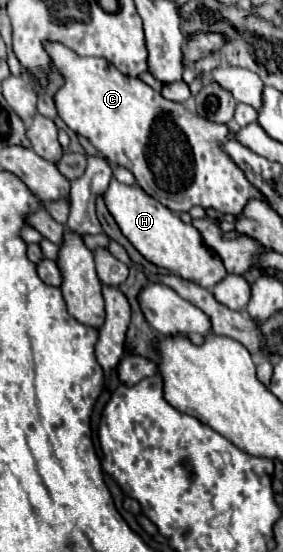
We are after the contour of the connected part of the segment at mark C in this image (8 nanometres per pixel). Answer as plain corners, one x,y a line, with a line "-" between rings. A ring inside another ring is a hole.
46,40
44,48
46,48
46,54
50,56
52,70
64,78
64,84
52,96
58,116
66,122
70,130
88,138
104,158
130,170
138,186
144,192
150,192
154,198
158,198
166,208
174,210
176,214
182,214
198,204
202,208
214,206
220,212
236,216
242,212
248,198
252,196
262,198
260,192
248,184
242,170
220,148
220,144
226,138
230,138
228,126
214,124
206,118
196,116
186,106
162,98
160,92
152,90
142,80
118,72
118,68
114,68
114,64
110,64
108,60
78,56
74,50
54,40

